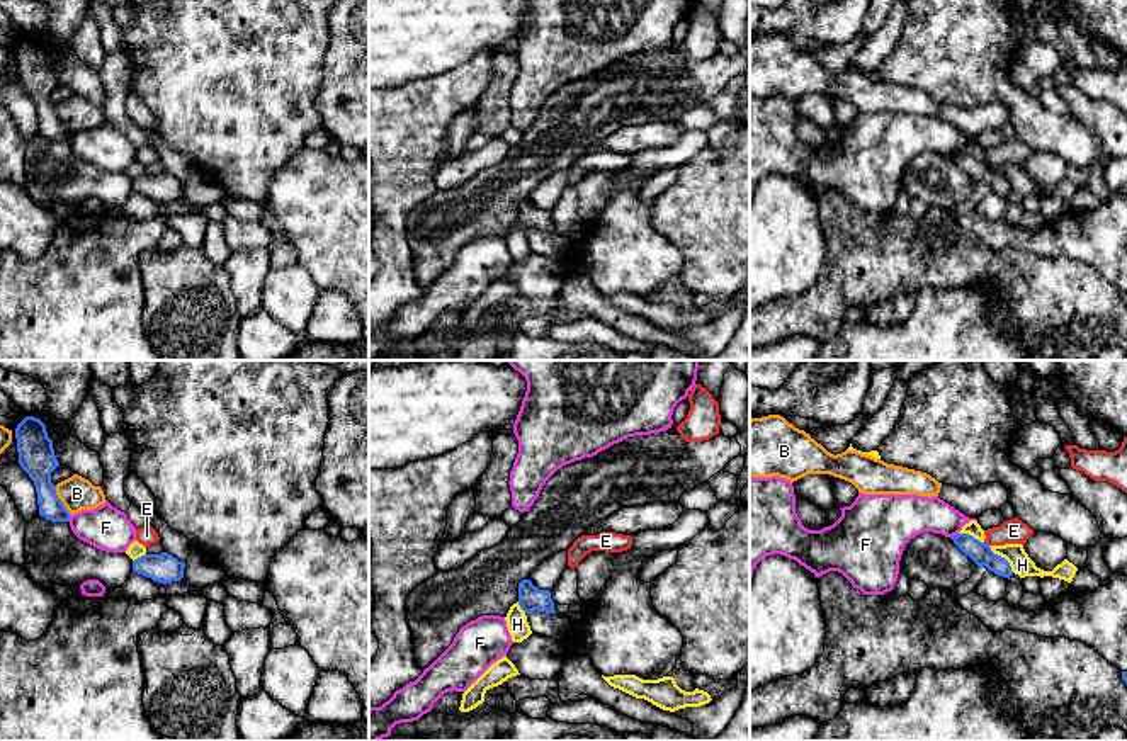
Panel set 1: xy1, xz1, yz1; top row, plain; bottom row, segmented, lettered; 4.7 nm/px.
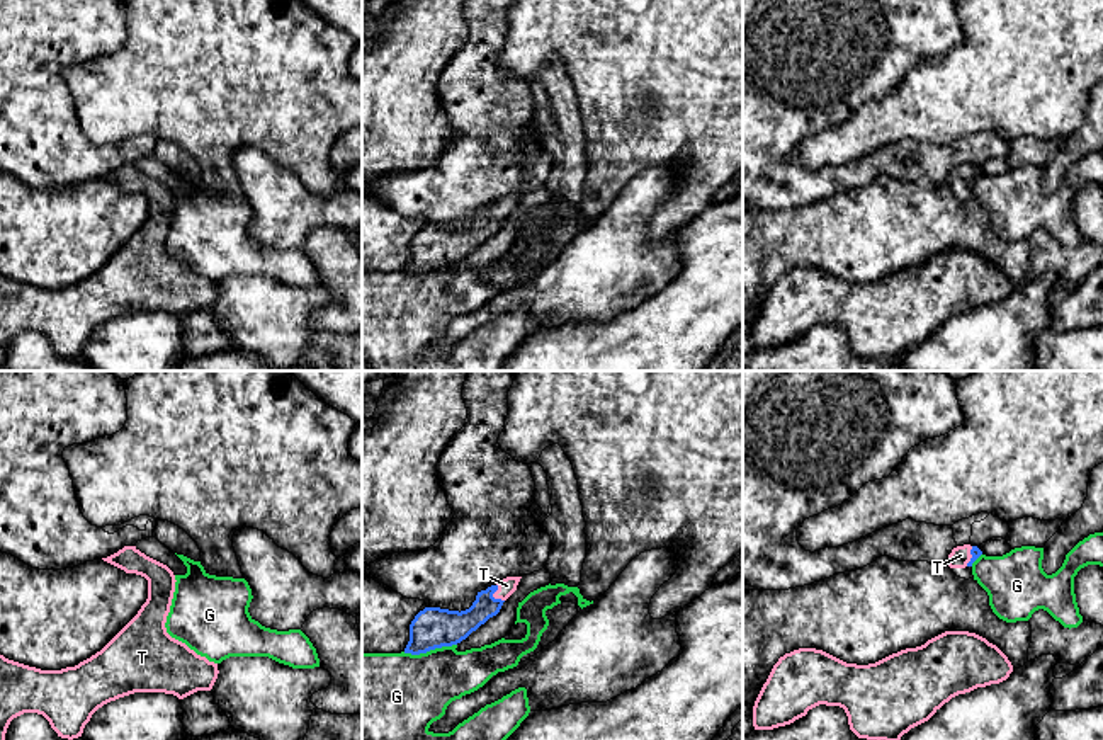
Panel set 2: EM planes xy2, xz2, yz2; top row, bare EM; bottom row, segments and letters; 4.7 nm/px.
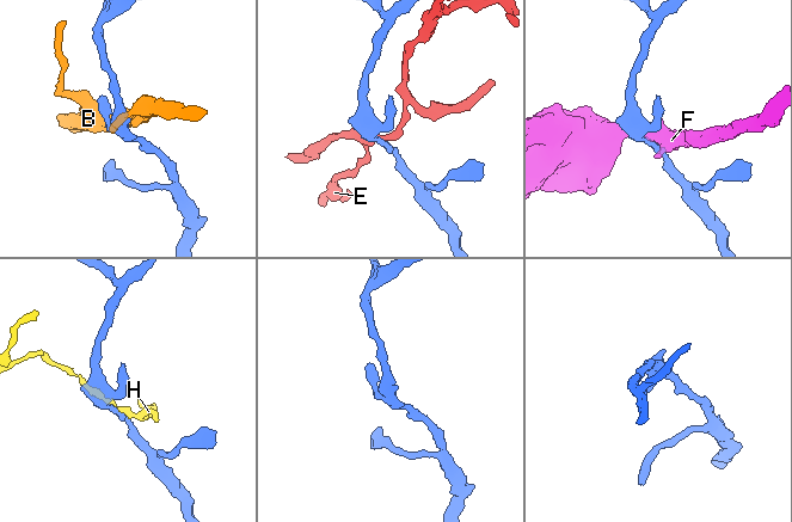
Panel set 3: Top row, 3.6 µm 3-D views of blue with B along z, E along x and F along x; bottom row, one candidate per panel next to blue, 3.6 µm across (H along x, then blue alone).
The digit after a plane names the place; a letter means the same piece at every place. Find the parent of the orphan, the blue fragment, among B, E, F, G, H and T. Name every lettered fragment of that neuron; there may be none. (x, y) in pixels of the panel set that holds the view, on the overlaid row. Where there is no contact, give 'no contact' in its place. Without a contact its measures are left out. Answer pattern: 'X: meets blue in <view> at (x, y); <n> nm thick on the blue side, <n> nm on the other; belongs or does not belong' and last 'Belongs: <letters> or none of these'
B: meets blue in xy1 at (62, 502); 180 nm thick on the blue side, 160 nm on the other; does not belong
E: meets blue in yz1 at (986, 544); 100 nm thick on the blue side, 120 nm on the other; does not belong
F: meets blue in yz1 at (954, 536); 100 nm thick on the blue side, 200 nm on the other; does not belong
G: meets blue in xz2 at (429, 650); 190 nm thick on the blue side, 400 nm on the other; does not belong
H: meets blue in yz1 at (1003, 558); 100 nm thick on the blue side, 100 nm on the other; does not belong
T: meets blue in xz2 at (492, 596); 160 nm thick on the blue side, 80 nm on the other; belongs
Belongs: T

